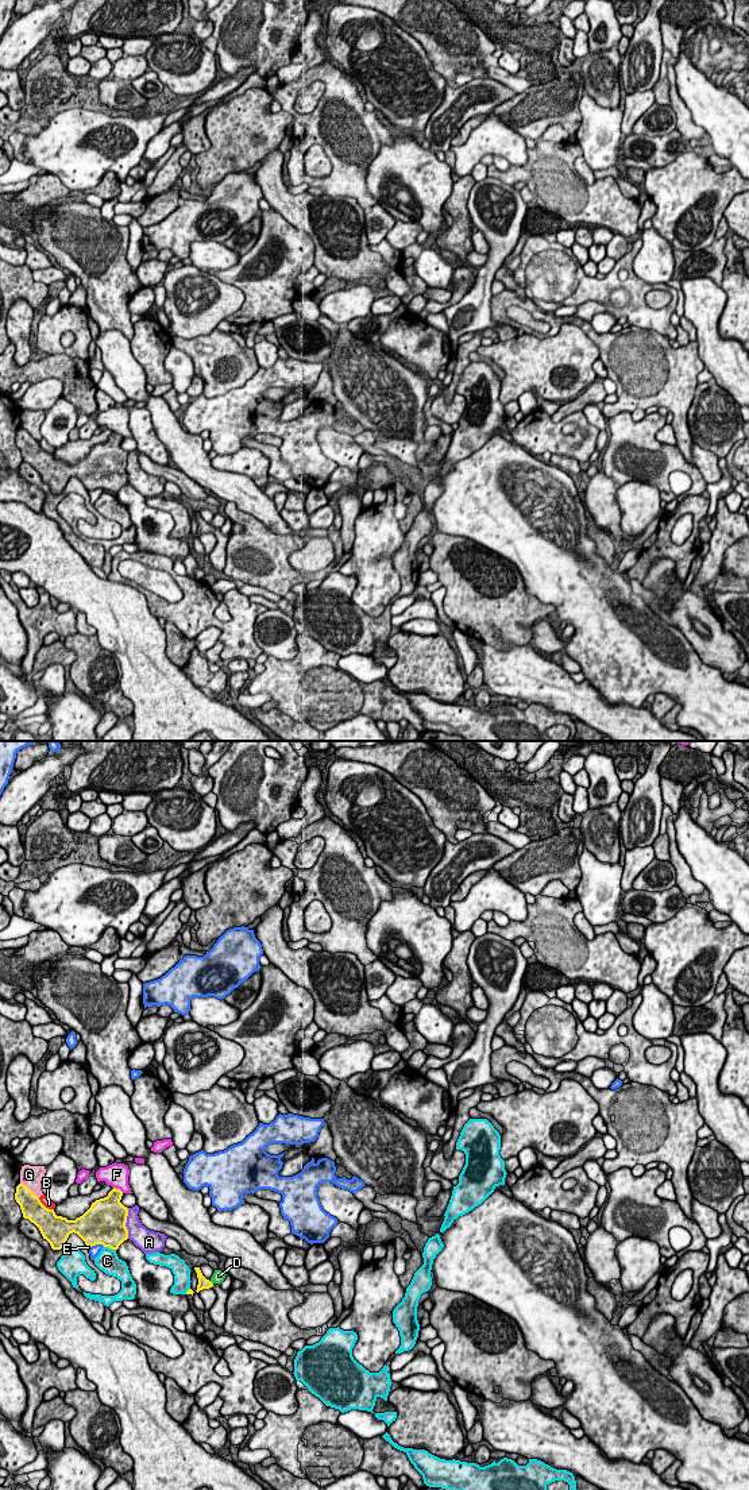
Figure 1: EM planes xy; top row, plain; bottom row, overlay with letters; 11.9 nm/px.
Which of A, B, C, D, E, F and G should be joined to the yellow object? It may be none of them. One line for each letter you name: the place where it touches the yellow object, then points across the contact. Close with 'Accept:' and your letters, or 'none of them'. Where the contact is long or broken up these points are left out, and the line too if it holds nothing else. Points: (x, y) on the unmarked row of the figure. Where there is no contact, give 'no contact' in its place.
Accept: none of them

